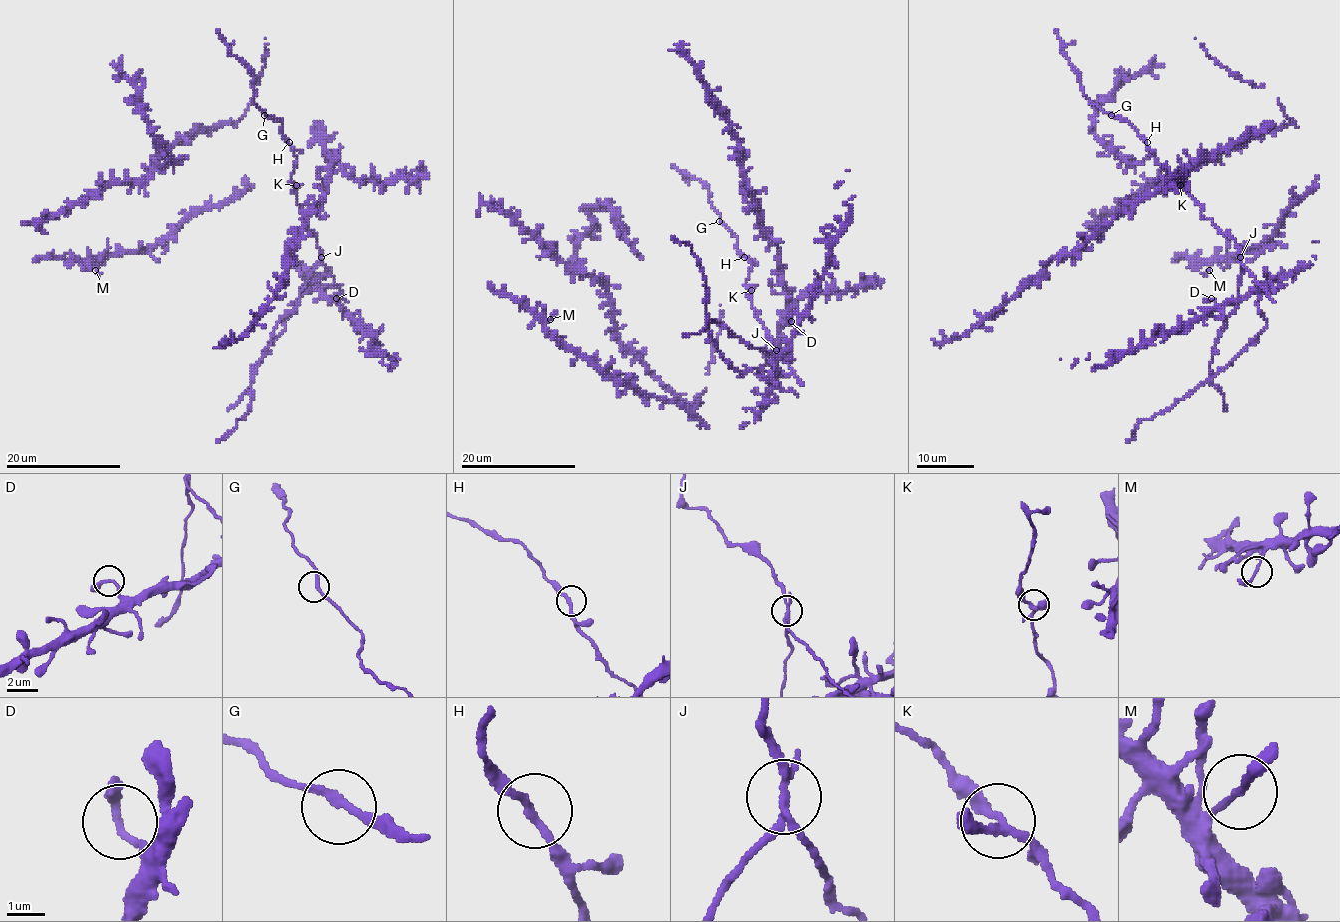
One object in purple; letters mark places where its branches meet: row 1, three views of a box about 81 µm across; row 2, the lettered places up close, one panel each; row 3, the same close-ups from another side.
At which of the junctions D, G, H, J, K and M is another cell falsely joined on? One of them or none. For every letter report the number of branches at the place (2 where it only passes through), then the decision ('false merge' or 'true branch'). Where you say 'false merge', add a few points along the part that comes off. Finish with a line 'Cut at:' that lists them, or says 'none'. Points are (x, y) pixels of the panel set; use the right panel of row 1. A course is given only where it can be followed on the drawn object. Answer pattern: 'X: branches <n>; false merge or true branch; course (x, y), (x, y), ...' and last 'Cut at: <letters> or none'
D: branches 2; true branch
G: branches 2; true branch
H: branches 2; true branch
J: branches 3; false merge; course (1240, 257), (1239, 302), (1220, 331), (1211, 378), (1262, 331), (1266, 321), (1257, 297), (1286, 284)
K: branches 3; true branch
M: branches 2; true branch
Cut at: J

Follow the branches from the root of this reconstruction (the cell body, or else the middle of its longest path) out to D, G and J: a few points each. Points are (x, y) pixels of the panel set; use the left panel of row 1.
D: (312, 270), (253, 378), (303, 294), (317, 285), (339, 304), (336, 298)
G: (312, 270), (320, 260), (320, 249), (297, 202), (292, 179), (296, 155), (282, 133), (282, 122), (264, 115)
J: (312, 270), (320, 257)

